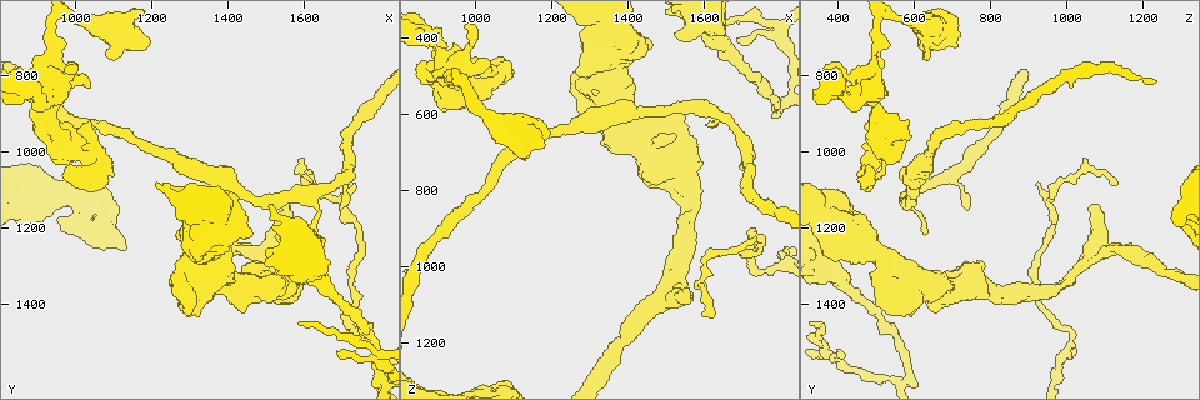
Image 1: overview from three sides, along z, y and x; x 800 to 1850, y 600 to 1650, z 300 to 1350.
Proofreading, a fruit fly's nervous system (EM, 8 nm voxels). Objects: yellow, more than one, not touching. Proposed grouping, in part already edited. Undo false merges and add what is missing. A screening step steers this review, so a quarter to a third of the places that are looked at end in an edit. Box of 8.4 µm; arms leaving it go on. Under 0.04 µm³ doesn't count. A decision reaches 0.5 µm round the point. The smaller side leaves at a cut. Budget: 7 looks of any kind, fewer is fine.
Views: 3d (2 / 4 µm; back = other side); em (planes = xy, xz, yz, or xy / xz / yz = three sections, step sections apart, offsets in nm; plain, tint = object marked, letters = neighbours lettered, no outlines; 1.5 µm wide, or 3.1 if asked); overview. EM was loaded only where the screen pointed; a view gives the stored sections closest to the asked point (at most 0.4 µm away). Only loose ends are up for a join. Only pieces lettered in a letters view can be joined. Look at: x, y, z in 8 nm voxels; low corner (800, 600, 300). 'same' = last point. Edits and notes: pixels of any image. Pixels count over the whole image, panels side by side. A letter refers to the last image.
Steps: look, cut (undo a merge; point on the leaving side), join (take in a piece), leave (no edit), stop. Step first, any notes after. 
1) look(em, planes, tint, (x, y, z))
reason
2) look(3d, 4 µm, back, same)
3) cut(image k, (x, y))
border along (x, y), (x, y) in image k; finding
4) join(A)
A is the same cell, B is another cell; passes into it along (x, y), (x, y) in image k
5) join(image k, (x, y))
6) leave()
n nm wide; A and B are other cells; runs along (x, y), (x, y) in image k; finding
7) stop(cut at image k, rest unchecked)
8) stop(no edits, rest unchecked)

look(em, planes, letters, (1695, 1150, 745))
tapers out

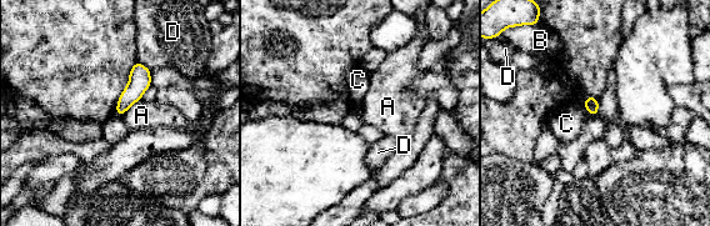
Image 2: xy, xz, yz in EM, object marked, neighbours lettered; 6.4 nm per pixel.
leave()
A, B, C and D are other cells; border along (140, 99), (121, 115) in image 2; none of them fits

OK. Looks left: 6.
look(3d, 2 µm, (1555, 1135, 1070))
branch stops here

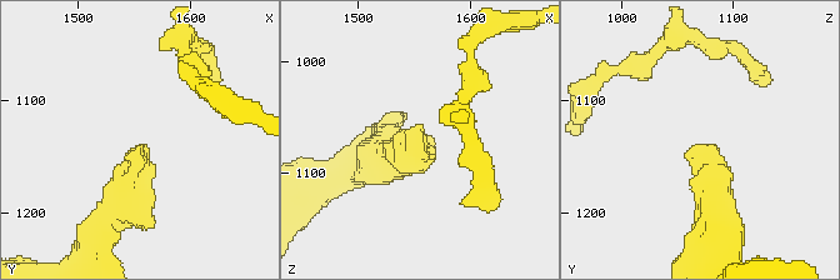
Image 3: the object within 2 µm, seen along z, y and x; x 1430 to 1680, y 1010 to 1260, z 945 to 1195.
look(em, planes, plain, (1558, 1136, 1078))
shape alone is not enough

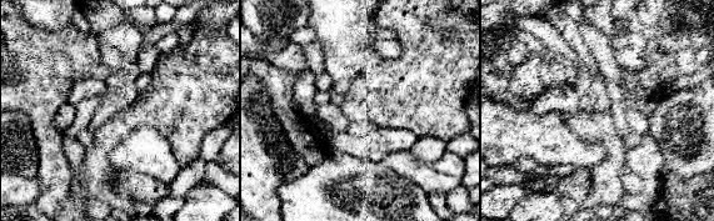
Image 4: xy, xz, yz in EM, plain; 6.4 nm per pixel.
look(em, planes, letters, same)
what lies round it

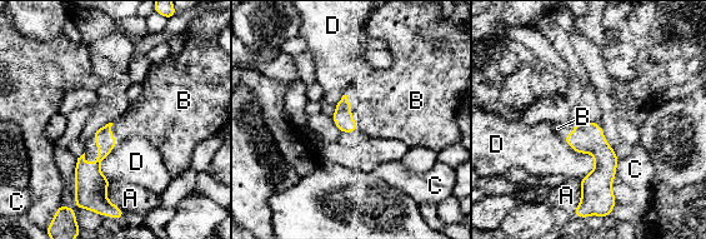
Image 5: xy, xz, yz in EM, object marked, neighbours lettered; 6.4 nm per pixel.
join(B)
130 nm wide; B is the same cell, A, C and D are other cells; it goes on there

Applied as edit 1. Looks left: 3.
look(em, planes, plain, (1030, 825, 470))

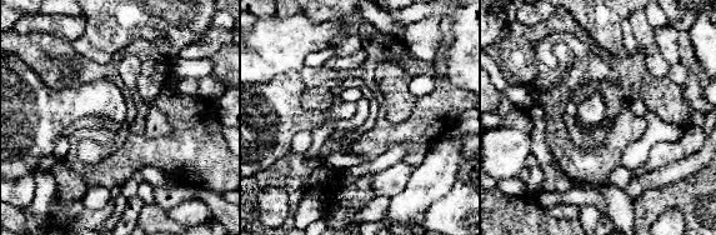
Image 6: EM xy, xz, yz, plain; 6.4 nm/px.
look(em, planes, letters, same)

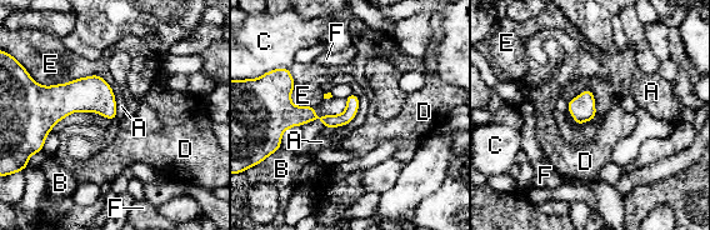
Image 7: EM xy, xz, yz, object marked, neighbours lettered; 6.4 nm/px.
leave()
A, B, C, D, E and F are other cells; no lettered piece goes on from it

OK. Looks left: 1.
stop(join at image 5, rest unchecked)

